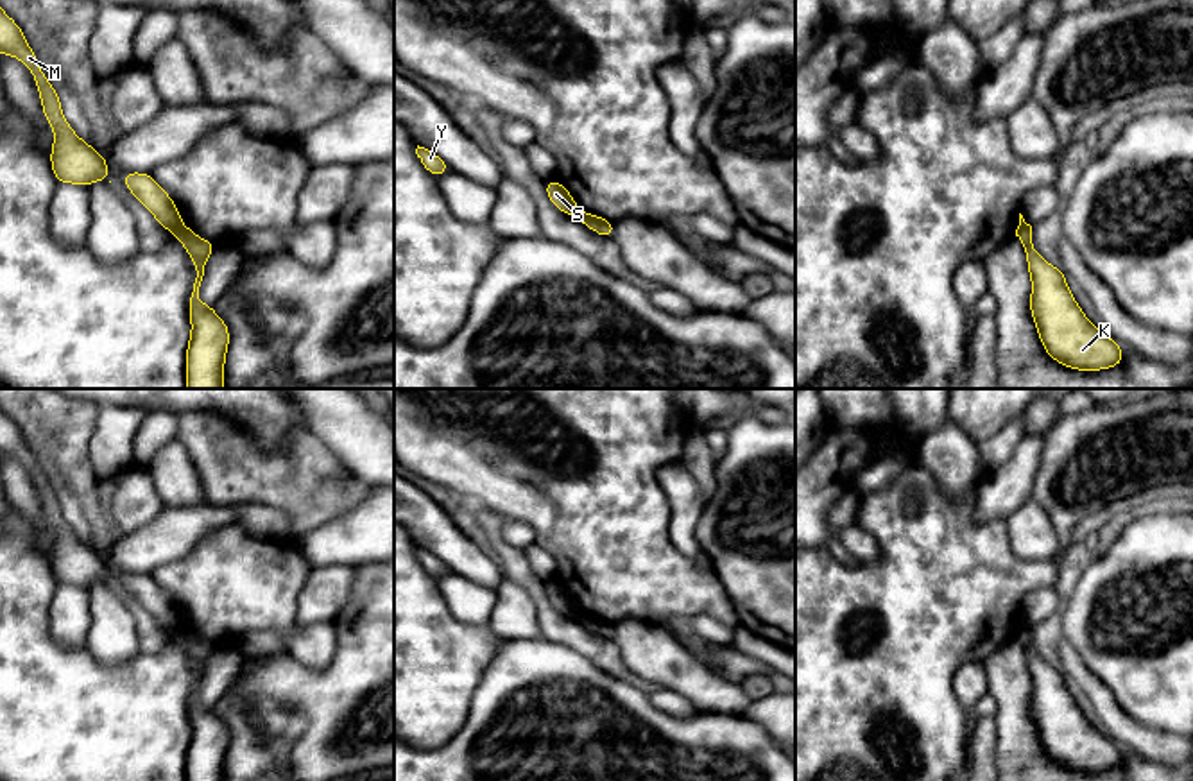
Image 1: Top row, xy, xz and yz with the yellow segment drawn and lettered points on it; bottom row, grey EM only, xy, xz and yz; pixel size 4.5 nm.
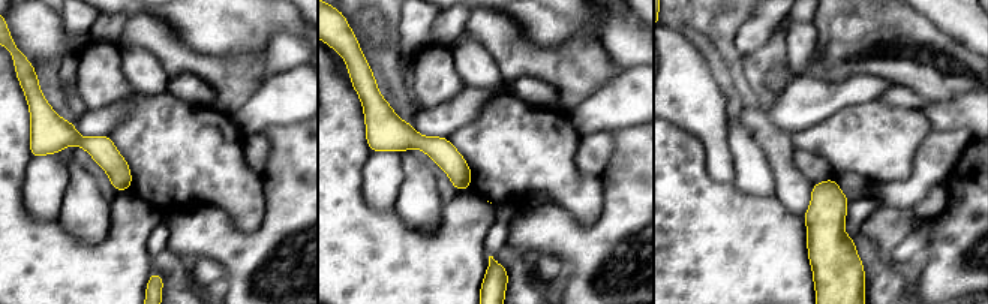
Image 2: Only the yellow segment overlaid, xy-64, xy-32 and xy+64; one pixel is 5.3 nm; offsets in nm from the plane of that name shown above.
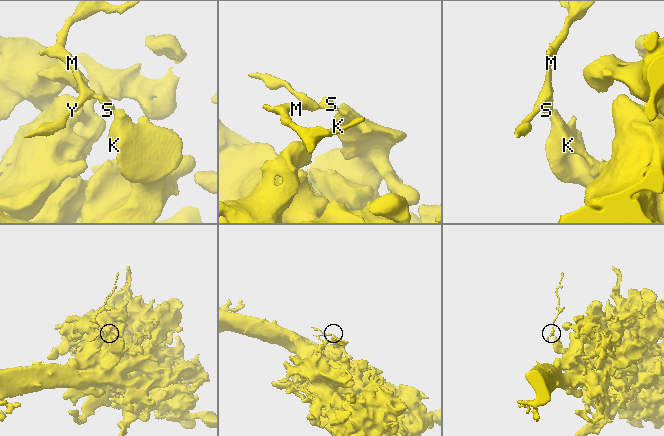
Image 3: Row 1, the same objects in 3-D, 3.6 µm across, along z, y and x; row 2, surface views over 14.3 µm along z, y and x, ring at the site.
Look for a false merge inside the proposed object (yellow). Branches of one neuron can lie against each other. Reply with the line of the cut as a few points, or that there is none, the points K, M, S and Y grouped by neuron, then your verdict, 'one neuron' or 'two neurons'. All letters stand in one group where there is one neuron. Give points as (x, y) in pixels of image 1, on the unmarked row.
cut xy (180, 624), (172, 633); groups K / M S Y; two neurons

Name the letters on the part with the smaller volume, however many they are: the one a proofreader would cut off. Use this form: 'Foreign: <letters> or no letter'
Foreign: M, S, Y

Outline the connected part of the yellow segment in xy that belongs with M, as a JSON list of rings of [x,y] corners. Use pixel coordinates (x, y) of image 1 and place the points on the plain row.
[[[0,408],[0,455],[20,460],[32,475],[41,498],[43,516],[56,541],[52,545],[50,566],[59,584],[90,588],[93,582],[109,582],[104,555],[81,541],[61,514],[61,498],[43,475],[34,451],[27,446],[23,432]]]

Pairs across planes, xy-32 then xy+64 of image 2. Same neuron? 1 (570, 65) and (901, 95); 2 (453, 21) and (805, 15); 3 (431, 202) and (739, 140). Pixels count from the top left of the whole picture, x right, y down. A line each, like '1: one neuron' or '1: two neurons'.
1: two neurons
2: one neuron
3: one neuron

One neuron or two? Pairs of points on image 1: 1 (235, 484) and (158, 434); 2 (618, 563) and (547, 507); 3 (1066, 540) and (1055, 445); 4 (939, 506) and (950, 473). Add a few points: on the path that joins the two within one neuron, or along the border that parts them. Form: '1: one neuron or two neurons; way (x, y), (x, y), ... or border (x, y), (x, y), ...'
1: two neurons; border (181, 416), (174, 437)
2: one neuron; way (600, 545), (565, 509)
3: one neuron; way (1066, 516), (1066, 468)
4: two neurons; border (916, 459), (952, 500), (961, 500), (975, 489)

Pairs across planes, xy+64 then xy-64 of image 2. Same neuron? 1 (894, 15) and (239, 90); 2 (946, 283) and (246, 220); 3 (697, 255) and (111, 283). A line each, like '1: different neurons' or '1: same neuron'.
1: same neuron
2: different neurons
3: same neuron

